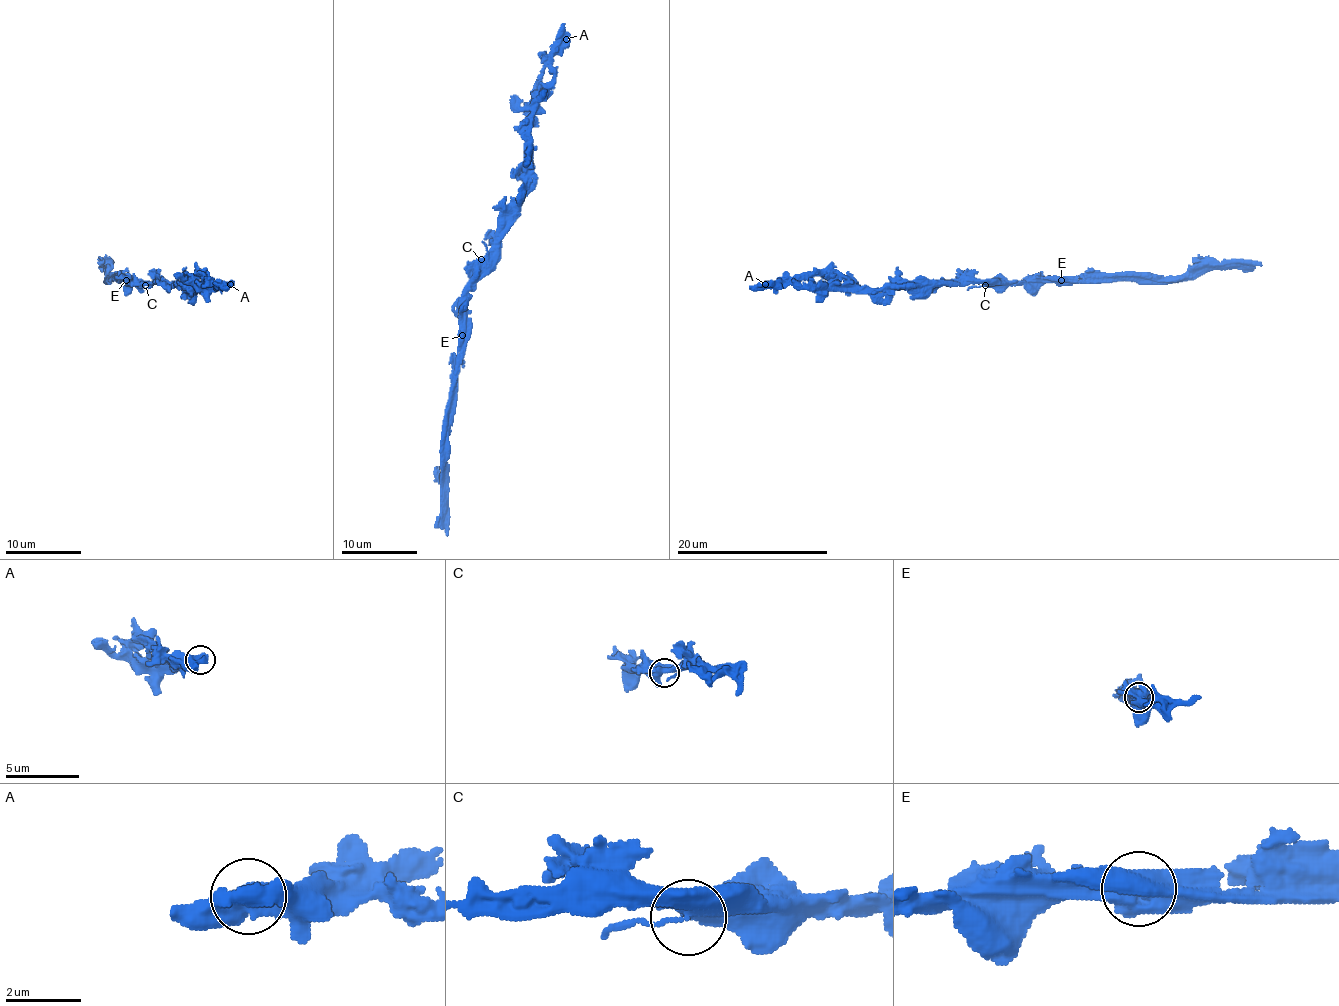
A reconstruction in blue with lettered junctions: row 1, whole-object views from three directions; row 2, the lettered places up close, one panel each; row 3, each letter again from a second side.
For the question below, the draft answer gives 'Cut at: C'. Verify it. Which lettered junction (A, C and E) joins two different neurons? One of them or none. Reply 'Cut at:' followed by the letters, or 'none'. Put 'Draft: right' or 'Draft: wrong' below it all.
Cut at: none
Draft: wrong

